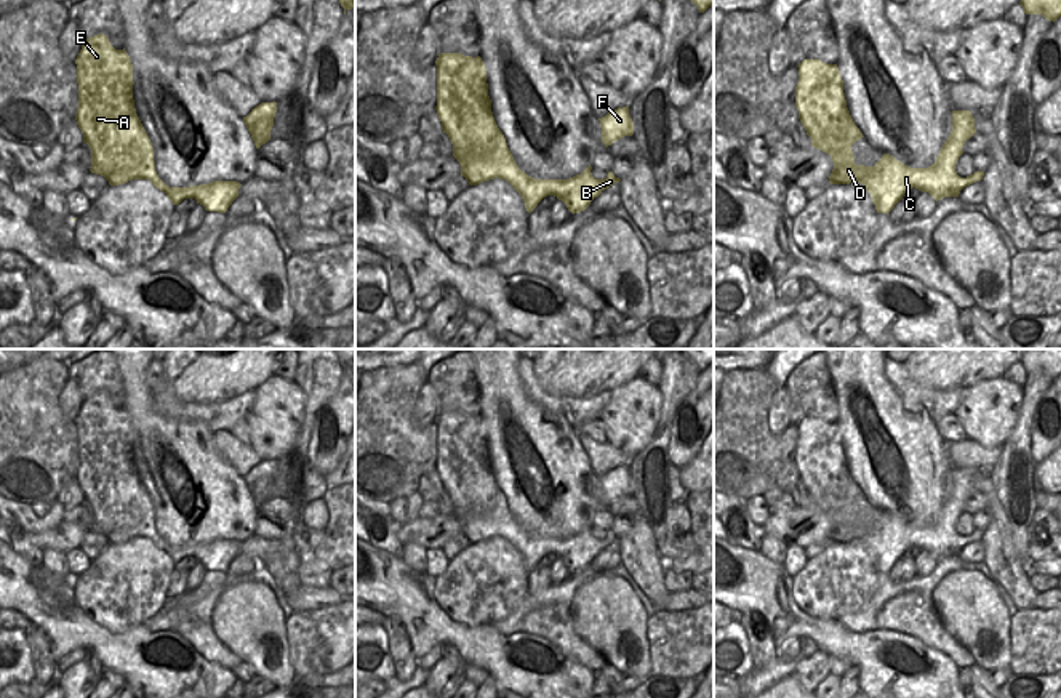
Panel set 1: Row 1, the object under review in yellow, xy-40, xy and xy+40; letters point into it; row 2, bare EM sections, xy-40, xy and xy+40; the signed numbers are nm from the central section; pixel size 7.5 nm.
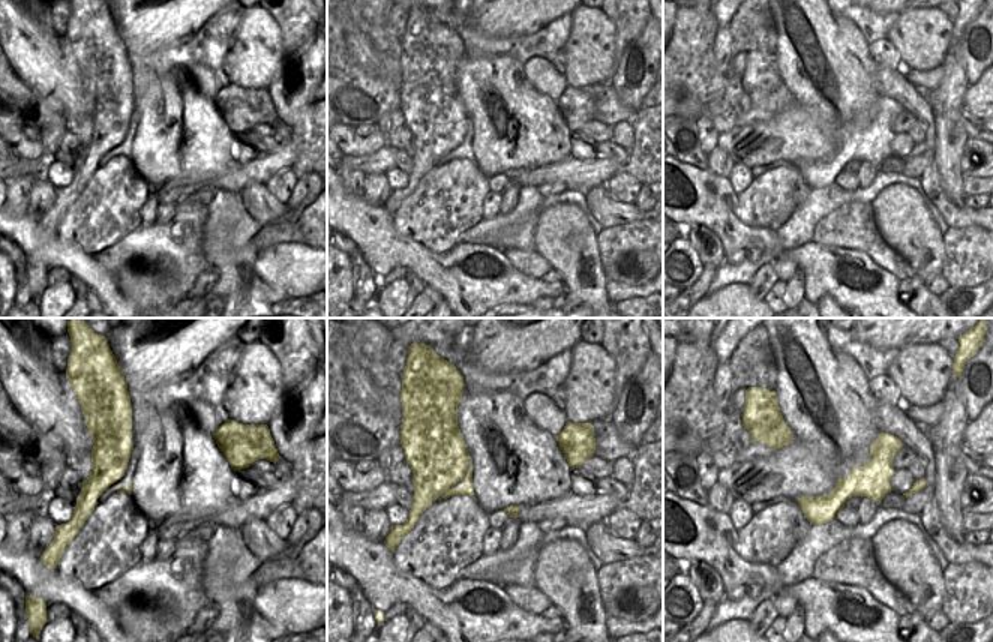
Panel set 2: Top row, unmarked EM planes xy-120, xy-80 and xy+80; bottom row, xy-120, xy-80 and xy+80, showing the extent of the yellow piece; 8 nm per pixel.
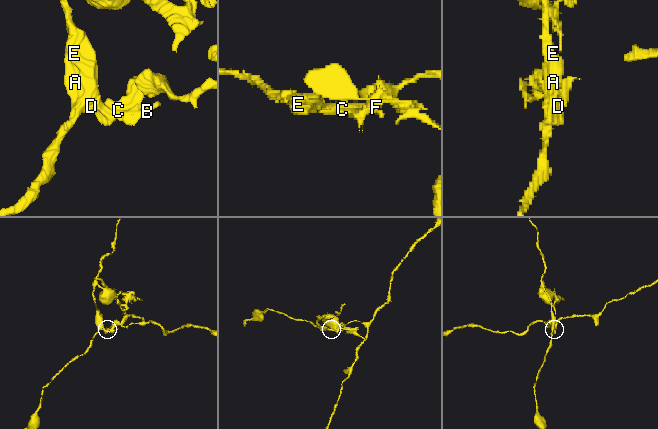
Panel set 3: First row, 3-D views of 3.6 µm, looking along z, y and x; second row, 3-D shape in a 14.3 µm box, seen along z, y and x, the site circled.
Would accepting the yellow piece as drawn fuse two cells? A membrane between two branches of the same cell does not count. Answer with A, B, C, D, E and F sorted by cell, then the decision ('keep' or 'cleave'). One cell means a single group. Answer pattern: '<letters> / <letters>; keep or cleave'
A B C D E / F; cleave

